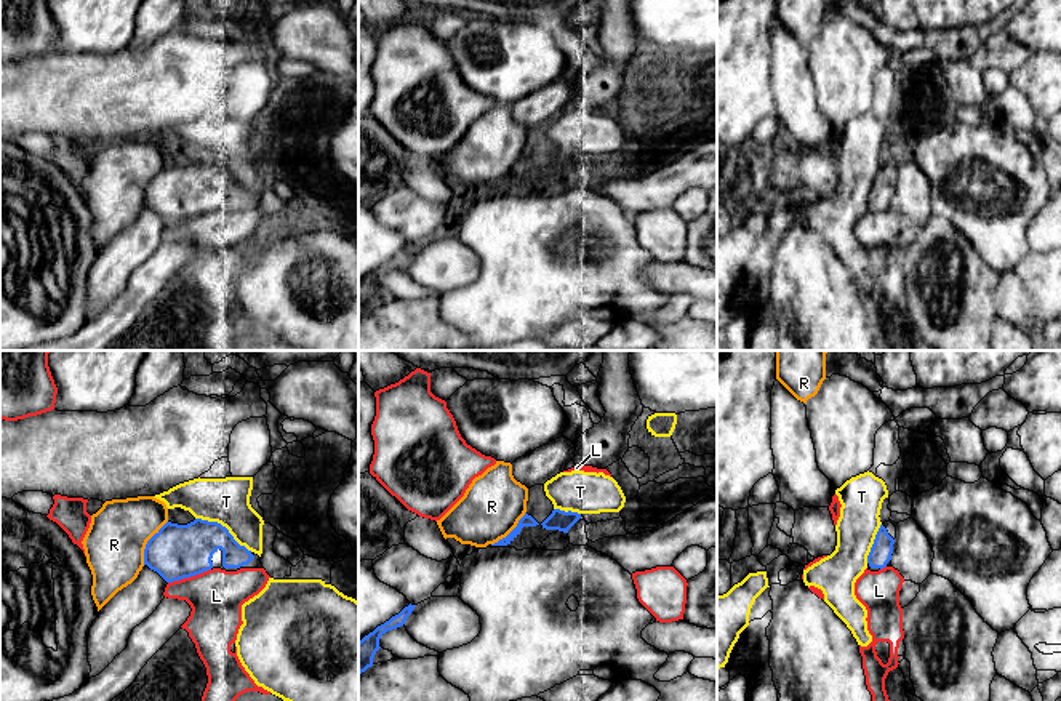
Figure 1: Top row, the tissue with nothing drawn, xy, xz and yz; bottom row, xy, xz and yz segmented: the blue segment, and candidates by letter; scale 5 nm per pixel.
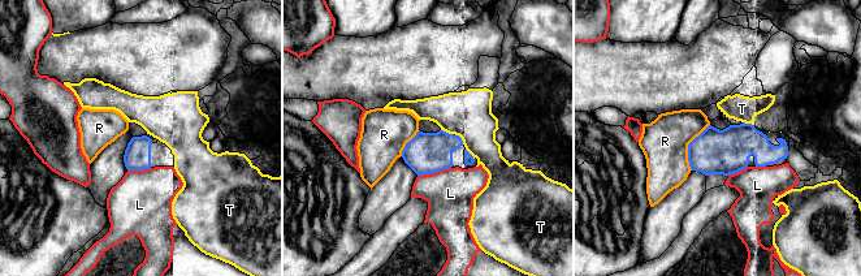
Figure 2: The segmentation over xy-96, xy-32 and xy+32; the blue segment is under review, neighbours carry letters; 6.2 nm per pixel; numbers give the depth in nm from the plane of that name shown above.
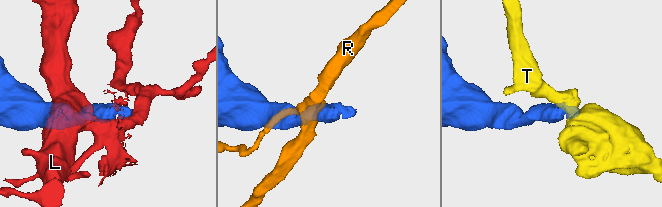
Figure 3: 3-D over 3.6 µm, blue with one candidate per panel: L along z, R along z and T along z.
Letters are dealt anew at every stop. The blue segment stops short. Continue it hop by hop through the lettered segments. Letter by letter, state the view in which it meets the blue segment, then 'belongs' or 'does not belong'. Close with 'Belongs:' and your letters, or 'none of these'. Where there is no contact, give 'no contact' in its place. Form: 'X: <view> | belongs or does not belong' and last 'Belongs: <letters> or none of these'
L: xy | does not belong
R: xy | does not belong
T: xy | does not belong
Belongs: none of these

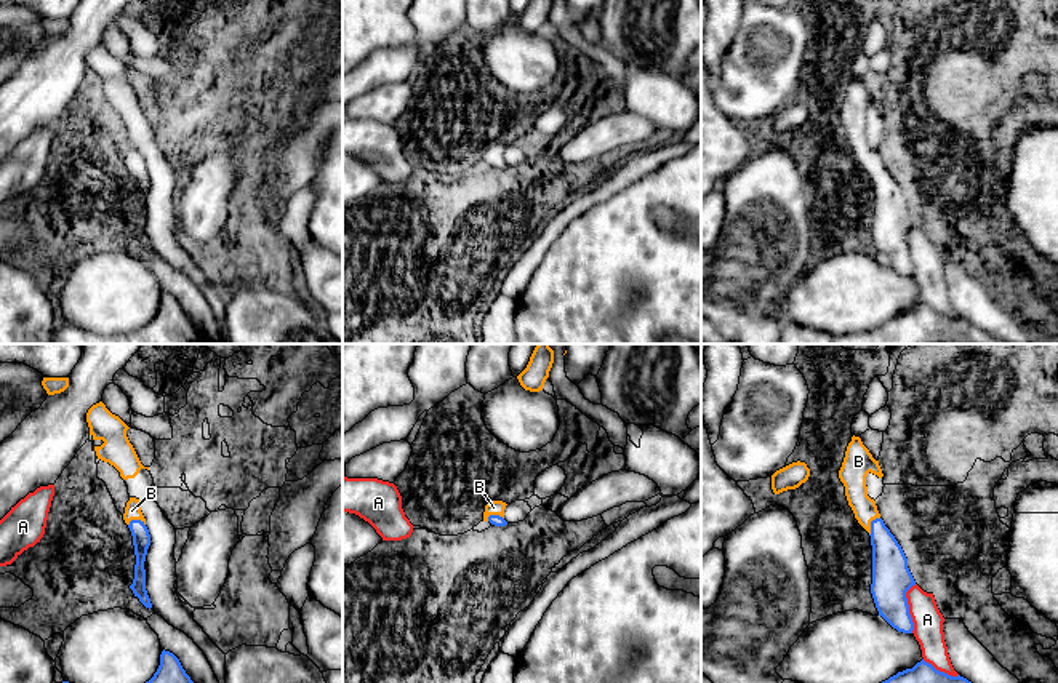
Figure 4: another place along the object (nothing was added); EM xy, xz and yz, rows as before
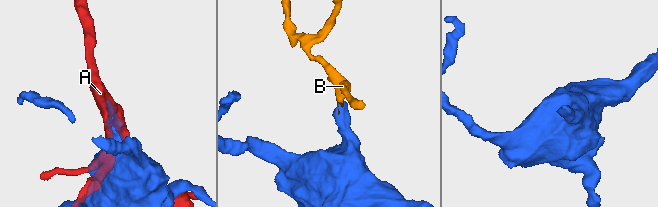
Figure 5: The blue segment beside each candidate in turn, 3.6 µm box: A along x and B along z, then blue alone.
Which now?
A: yz | does not belong
B: yz | belongs
Belongs: B

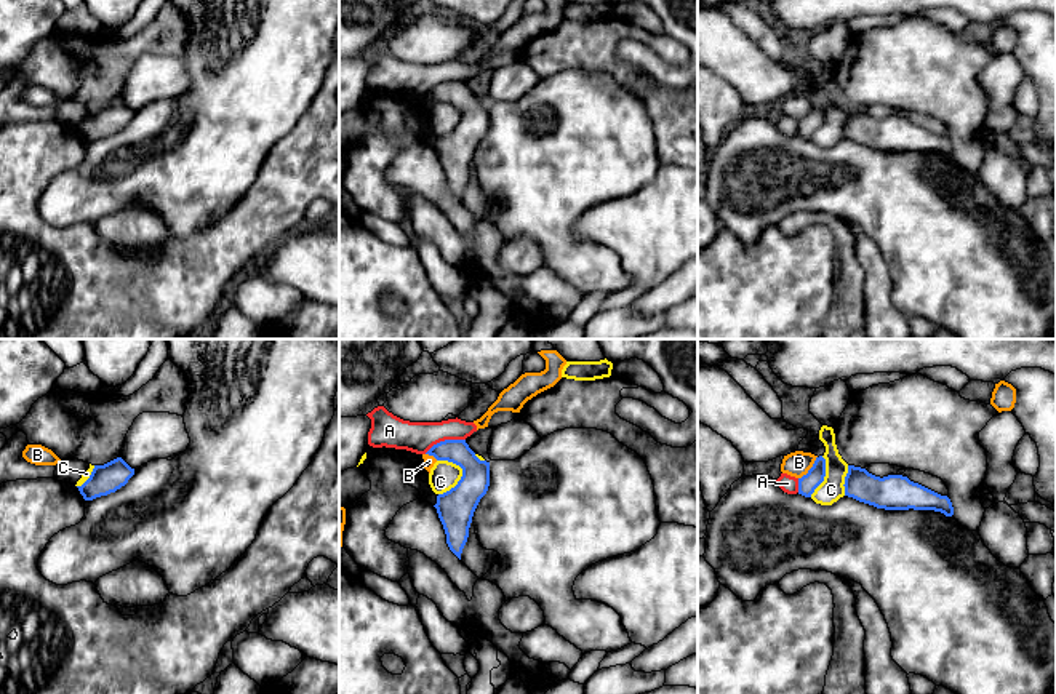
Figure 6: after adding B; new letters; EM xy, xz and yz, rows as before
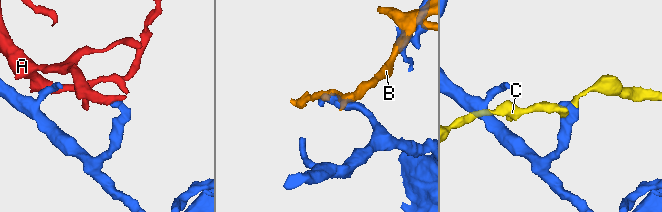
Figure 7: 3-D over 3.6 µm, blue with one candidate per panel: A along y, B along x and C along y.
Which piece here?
A: xz | does not belong
B: yz | does not belong
C: xz | does not belong
Belongs: none of these

